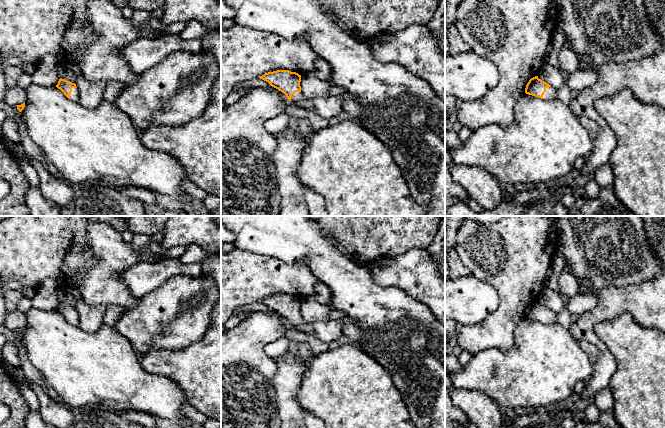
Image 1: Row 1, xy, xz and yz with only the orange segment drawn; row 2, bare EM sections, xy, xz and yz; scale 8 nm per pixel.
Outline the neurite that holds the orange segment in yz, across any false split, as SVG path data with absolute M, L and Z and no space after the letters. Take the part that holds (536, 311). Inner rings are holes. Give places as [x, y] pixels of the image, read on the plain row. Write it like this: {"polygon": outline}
{"polygon": "M535 300L529 304L526 309L525 317L544 324L552 324L557 322L557 314L548 307L542 305Z"}

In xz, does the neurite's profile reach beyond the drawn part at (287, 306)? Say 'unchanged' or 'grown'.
grown

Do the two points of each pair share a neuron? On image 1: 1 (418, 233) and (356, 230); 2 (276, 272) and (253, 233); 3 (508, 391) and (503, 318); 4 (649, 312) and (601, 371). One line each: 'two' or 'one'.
1: one
2: two
3: two
4: one

